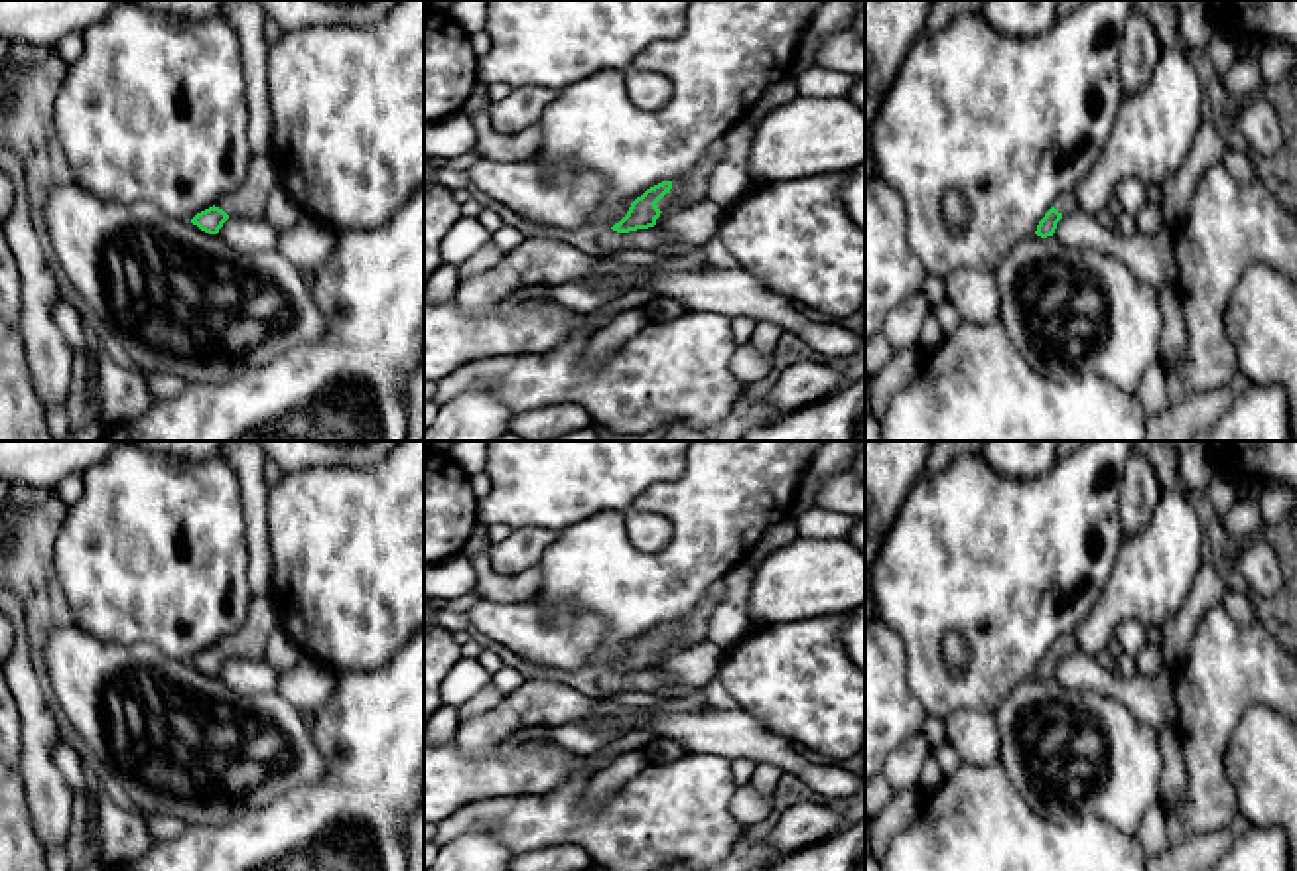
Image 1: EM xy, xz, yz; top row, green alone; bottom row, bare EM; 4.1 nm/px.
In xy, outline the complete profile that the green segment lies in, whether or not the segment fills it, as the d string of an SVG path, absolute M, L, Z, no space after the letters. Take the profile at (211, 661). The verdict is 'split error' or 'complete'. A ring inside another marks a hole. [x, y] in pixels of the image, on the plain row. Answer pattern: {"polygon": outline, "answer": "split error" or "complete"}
{"polygon": "M223 441L223 457L240 481L248 540L248 585L252 603L244 627L197 654L191 664L209 676L217 676L229 658L264 660L270 635L280 627L270 597L274 560L268 534L268 485L266 453L256 441Z", "answer": "split error"}

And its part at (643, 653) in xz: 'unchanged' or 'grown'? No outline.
grown

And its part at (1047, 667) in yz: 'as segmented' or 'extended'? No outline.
extended

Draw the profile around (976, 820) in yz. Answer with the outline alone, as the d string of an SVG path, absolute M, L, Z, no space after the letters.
M999 761L960 765L922 798L917 820L897 834L879 871L1145 871L1145 849L1135 836L1098 816L1053 822L1017 792Z

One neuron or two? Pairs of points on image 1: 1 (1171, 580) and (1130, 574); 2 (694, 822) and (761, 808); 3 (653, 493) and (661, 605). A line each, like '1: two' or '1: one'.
1: one
2: two
3: one

